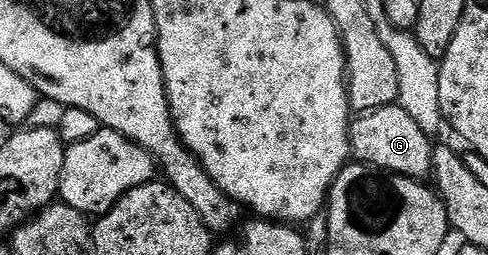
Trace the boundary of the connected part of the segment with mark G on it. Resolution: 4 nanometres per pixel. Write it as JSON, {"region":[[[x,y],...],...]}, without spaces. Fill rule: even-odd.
{"region":[[[399,104],[388,105],[382,109],[376,109],[374,113],[362,113],[349,126],[349,151],[360,164],[379,169],[387,173],[398,173],[404,177],[425,179],[433,172],[434,142],[422,131],[419,123],[403,111]]]}

